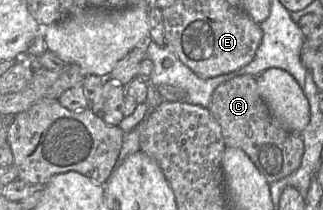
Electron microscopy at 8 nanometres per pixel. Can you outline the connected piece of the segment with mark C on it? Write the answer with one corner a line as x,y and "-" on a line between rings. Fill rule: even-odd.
240,75
220,84
211,96
208,109
221,127
225,145
242,149
269,184
291,175
300,167
303,140
300,134
282,128
273,119
259,94
256,76

